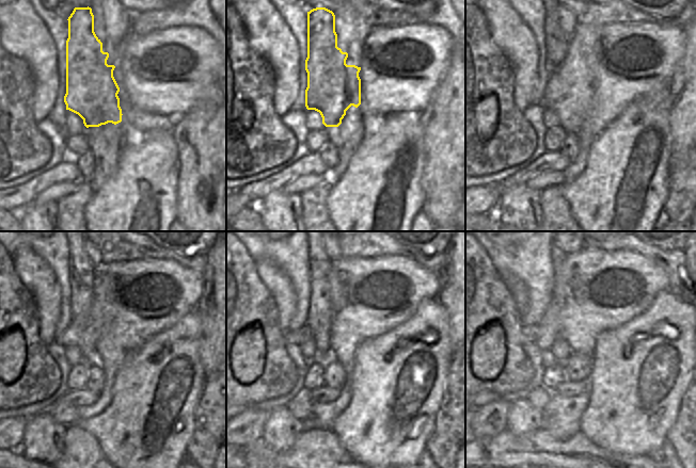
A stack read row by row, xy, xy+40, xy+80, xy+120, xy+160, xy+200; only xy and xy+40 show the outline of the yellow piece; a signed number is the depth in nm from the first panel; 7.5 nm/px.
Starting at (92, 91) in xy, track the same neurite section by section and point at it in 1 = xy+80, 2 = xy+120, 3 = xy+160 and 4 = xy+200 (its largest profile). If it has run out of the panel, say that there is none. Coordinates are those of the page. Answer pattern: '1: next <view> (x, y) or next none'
1: next xy+80 (569, 93)
2: next xy+120 (85, 333)
3: next xy+160 (298, 337)
4: next xy+200 (530, 334)

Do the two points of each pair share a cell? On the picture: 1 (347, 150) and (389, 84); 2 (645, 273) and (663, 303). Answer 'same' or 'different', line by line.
1: same
2: different

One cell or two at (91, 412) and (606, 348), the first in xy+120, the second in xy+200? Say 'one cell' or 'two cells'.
two cells

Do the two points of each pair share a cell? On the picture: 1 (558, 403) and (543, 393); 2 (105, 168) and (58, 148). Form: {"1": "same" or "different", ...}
{"1": "different", "2": "different"}

